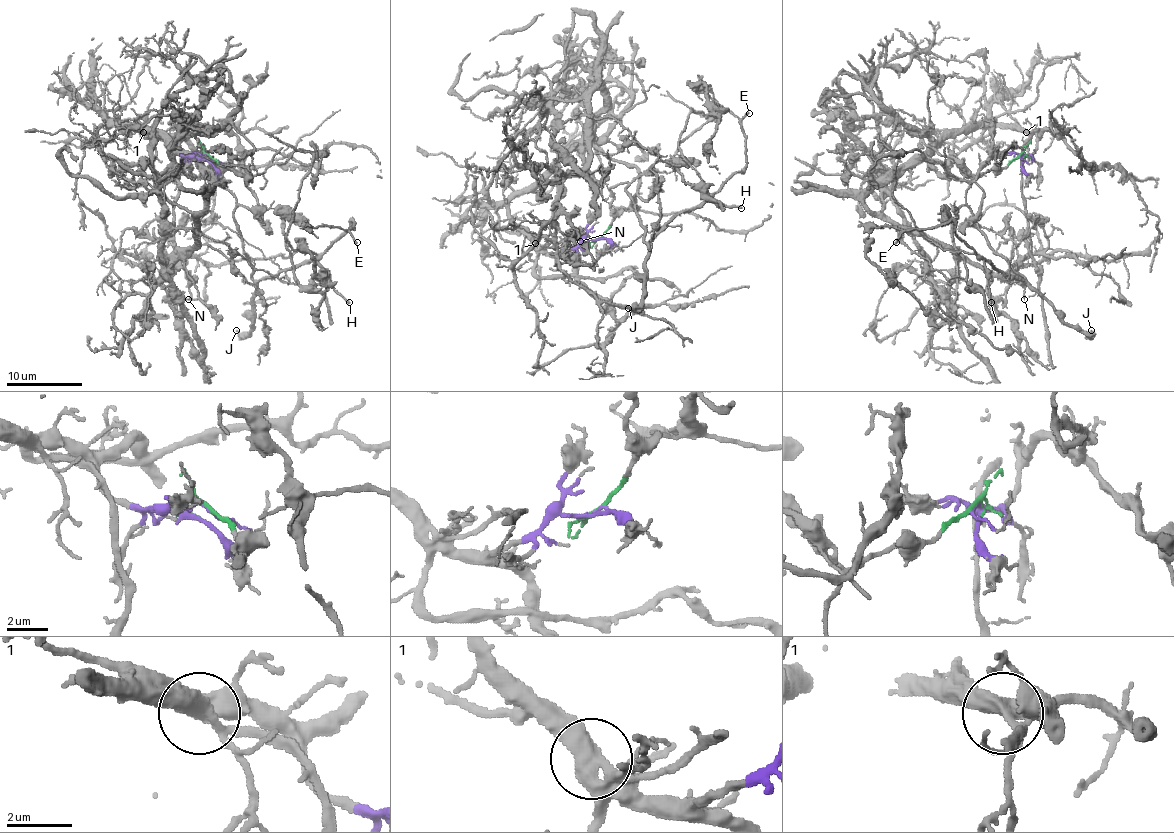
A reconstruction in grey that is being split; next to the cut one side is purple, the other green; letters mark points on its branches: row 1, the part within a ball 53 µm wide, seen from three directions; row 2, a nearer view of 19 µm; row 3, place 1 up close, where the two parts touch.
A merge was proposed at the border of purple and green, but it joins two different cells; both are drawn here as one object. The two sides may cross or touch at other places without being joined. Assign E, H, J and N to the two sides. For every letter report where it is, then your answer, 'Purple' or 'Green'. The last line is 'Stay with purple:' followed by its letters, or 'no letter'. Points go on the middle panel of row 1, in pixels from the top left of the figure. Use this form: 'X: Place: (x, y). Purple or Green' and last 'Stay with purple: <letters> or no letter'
E: Place: (749, 113). Green
H: Place: (741, 208). Green
J: Place: (628, 308). Green
N: Place: (580, 241). Purple
Stay with purple: N

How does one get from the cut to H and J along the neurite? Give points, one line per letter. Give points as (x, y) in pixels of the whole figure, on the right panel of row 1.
H: (1023, 157), (992, 167), (971, 182), (965, 199), (977, 230), (1024, 279), (1009, 279), (985, 262), (990, 302)
J: (1023, 157), (992, 167), (971, 182), (965, 205), (986, 243), (1066, 323), (1085, 334), (1091, 330)

